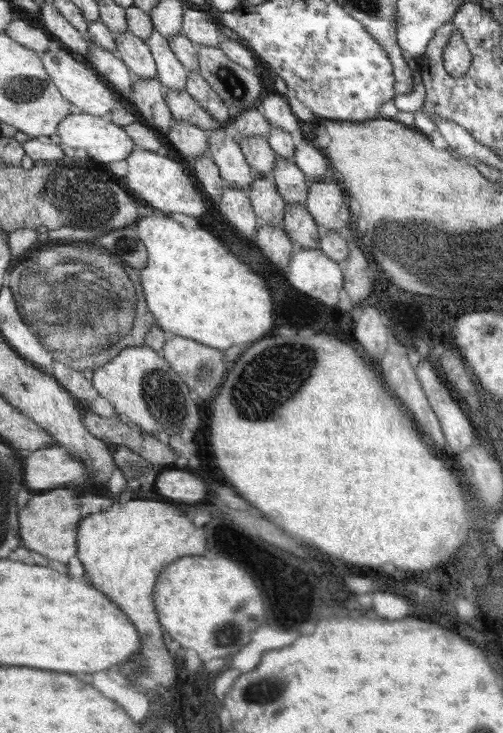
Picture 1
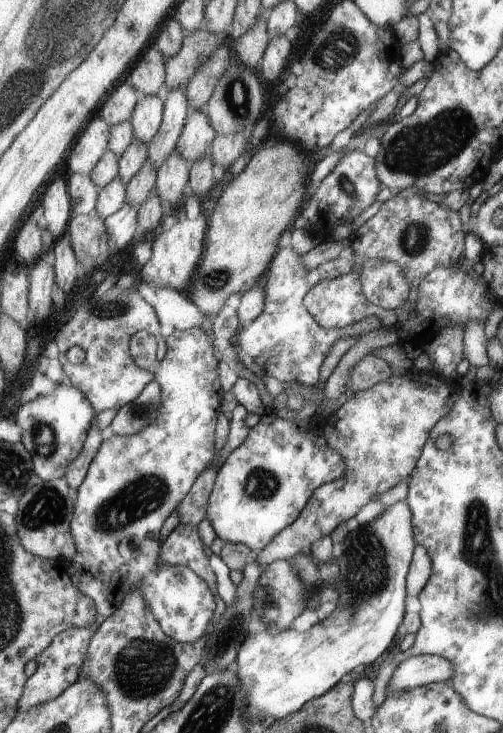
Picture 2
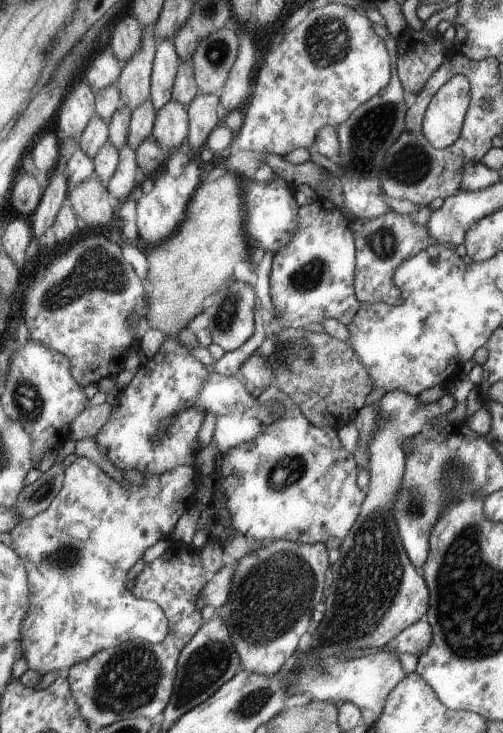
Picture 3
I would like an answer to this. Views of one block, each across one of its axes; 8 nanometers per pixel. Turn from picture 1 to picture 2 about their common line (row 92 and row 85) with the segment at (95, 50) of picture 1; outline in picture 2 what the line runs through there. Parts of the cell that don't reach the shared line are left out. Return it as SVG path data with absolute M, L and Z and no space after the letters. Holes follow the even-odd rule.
M123 82L117 85L109 98L101 104L98 117L110 126L129 121L143 97L143 92L134 90L128 83Z

